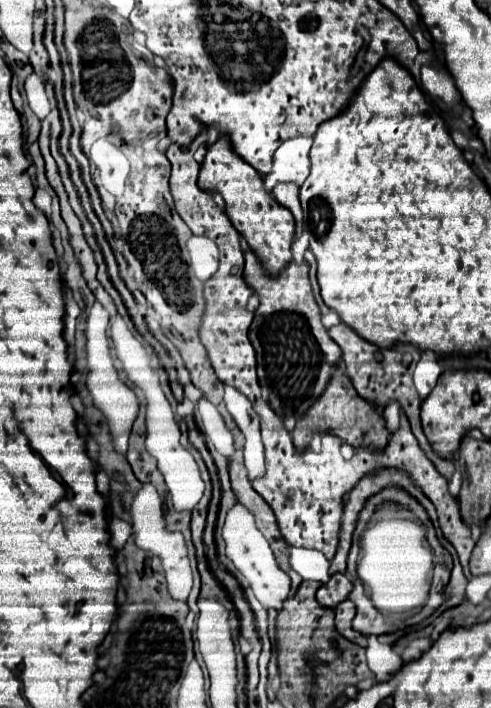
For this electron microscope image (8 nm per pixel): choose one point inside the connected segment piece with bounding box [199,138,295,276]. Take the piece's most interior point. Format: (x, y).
(268, 228)

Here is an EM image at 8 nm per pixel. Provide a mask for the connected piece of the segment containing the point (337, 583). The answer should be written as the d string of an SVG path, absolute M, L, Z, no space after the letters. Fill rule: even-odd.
M333 574L331 580L317 590L317 602L323 608L331 608L333 610L339 602L349 598L351 588L353 588L353 584L349 582L349 578L345 574Z

